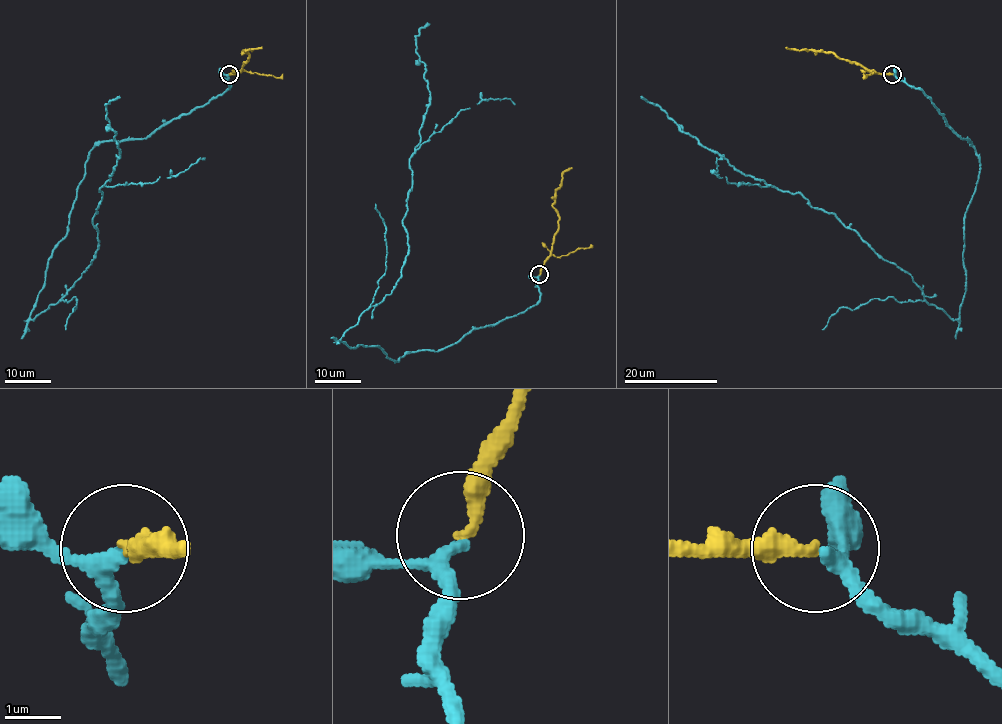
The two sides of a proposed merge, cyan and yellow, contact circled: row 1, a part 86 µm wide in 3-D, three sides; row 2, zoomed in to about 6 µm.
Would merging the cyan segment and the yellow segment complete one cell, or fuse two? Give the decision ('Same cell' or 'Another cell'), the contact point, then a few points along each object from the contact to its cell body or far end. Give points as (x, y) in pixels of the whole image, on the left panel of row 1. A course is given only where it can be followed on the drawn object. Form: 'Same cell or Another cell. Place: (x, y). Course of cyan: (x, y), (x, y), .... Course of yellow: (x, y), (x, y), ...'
Same cell. Place: (229, 74). Course of cyan: (229, 73), (144, 138), (90, 151), (30, 318), (97, 250), (119, 95). Course of yellow: (229, 73), (238, 73), (248, 60), (249, 55), (245, 50), (262, 47)

